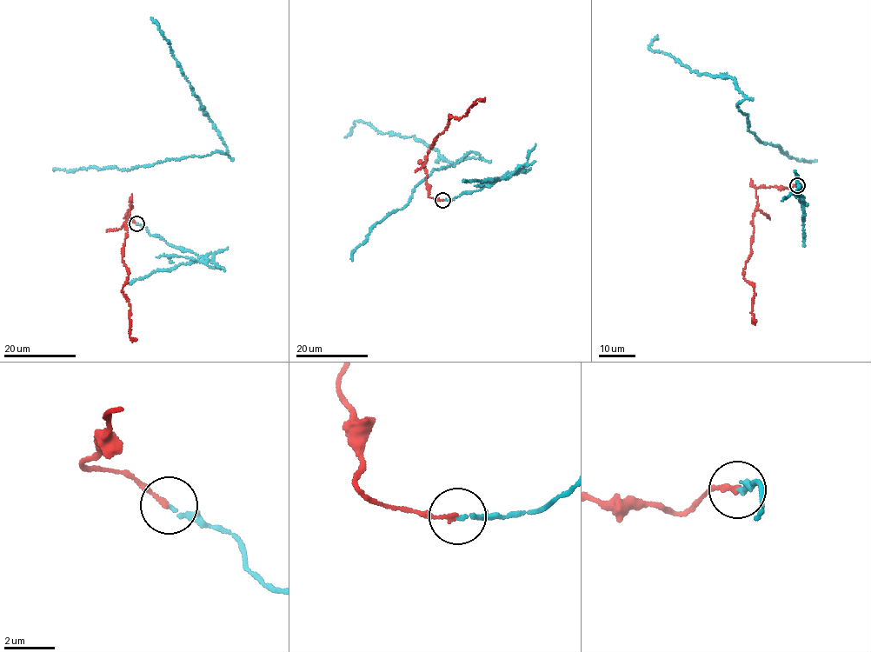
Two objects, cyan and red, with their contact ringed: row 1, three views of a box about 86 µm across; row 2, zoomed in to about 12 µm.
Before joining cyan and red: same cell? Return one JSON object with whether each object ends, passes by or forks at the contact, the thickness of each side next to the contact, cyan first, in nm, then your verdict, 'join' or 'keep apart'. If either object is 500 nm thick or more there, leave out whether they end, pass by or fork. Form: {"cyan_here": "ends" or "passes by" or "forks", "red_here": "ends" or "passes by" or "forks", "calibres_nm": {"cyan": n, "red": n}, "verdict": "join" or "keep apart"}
{"cyan_here": "ends", "red_here": "ends", "calibres_nm": {"cyan": 140, "red": 180}, "verdict": "keep apart"}

